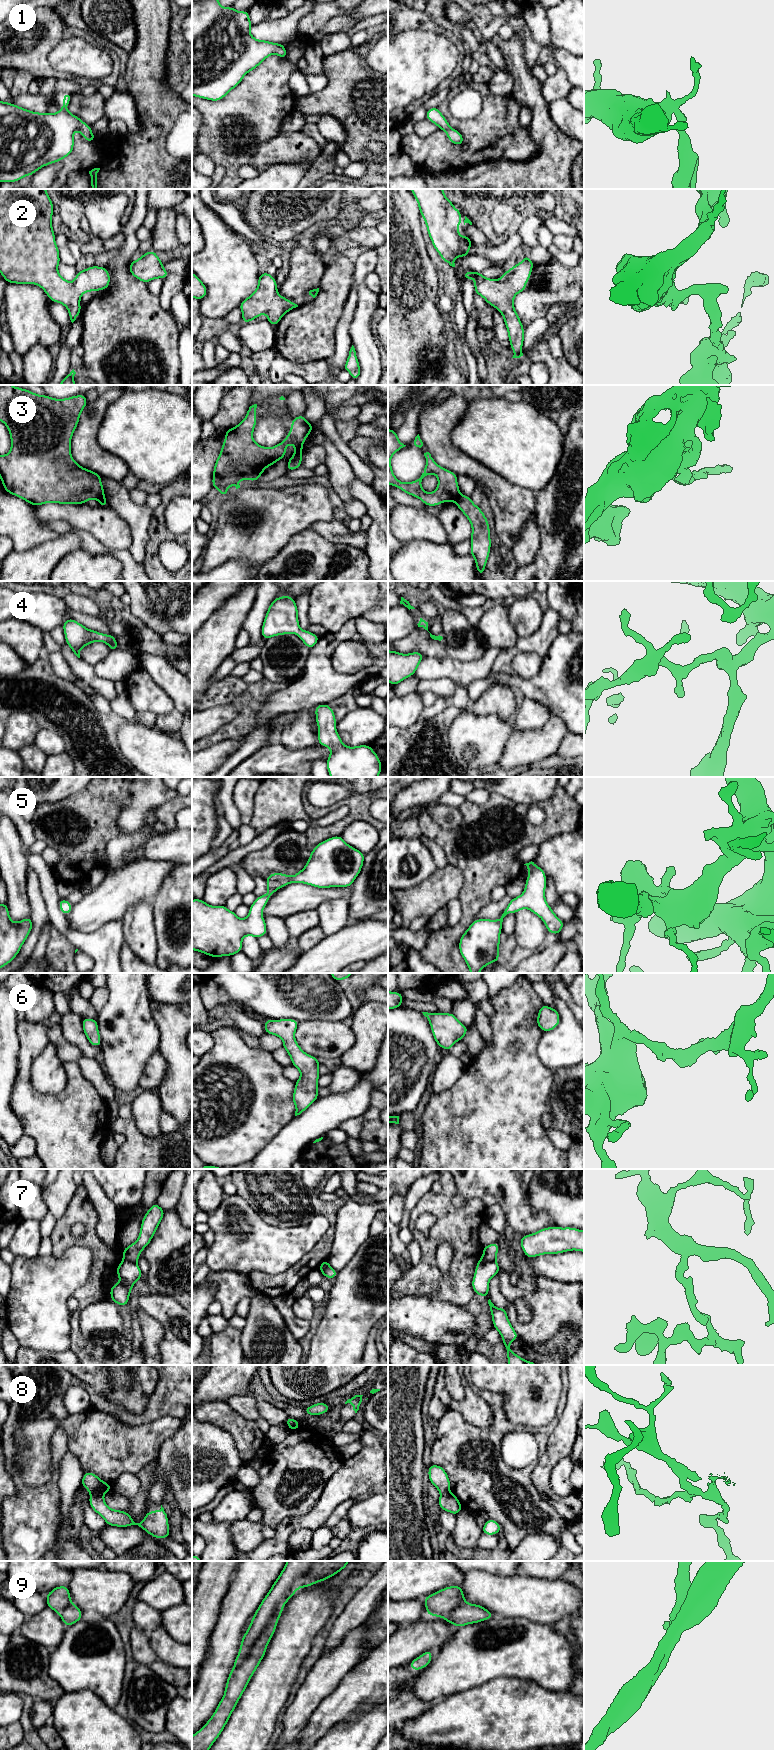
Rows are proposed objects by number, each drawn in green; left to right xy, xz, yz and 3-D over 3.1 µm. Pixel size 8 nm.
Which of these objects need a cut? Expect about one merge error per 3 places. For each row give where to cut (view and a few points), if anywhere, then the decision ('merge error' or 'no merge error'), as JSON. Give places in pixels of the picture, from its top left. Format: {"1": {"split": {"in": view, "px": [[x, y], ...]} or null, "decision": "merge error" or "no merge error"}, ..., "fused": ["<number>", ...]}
{"1": {"split": null, "decision": "no merge error"}, "2": {"split": null, "decision": "no merge error"}, "3": {"split": {"in": "xz", "px": [[301, 452], [293, 455]]}, "decision": "merge error"}, "4": {"split": null, "decision": "no merge error"}, "5": {"split": null, "decision": "no merge error"}, "6": {"split": null, "decision": "no merge error"}, "7": {"split": {"in": "xy", "px": [[123, 1258], [136, 1263]]}, "decision": "merge error"}, "8": {"split": {"in": "xy", "px": [[103, 1492], [94, 1492], [91, 1495]]}, "decision": "merge error"}, "9": {"split": null, "decision": "no merge error"}, "fused": ["3", "7", "8"]}

